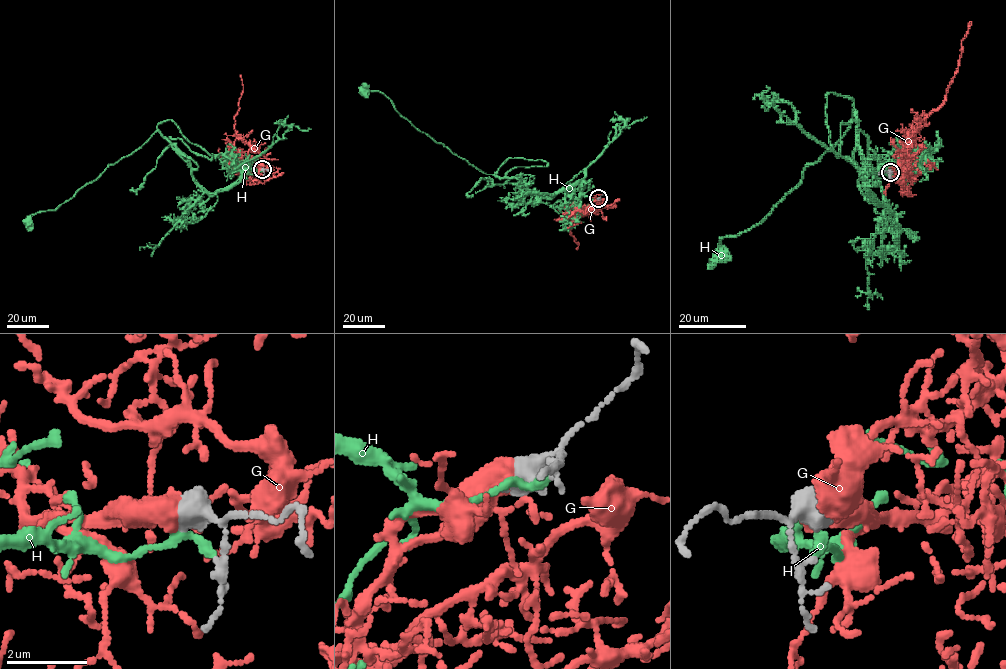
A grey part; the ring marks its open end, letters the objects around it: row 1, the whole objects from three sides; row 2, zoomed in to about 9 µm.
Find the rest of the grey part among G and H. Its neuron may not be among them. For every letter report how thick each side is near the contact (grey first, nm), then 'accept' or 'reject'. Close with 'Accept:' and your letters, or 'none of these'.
G: 700 nm thick on the grey side, 700 nm on the other; accept
H: 650 nm thick on the grey side, 300 nm on the other; reject
Accept: G

